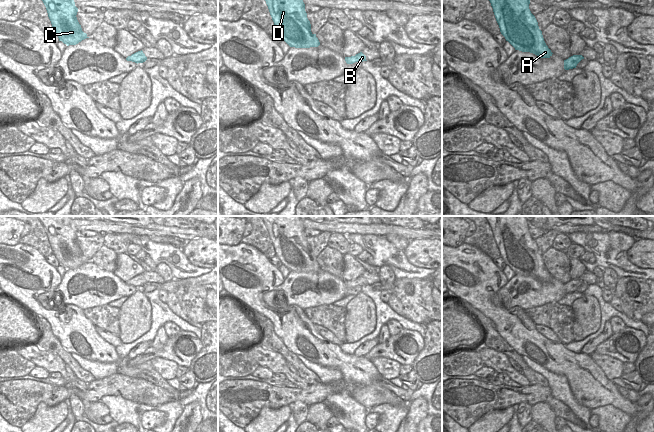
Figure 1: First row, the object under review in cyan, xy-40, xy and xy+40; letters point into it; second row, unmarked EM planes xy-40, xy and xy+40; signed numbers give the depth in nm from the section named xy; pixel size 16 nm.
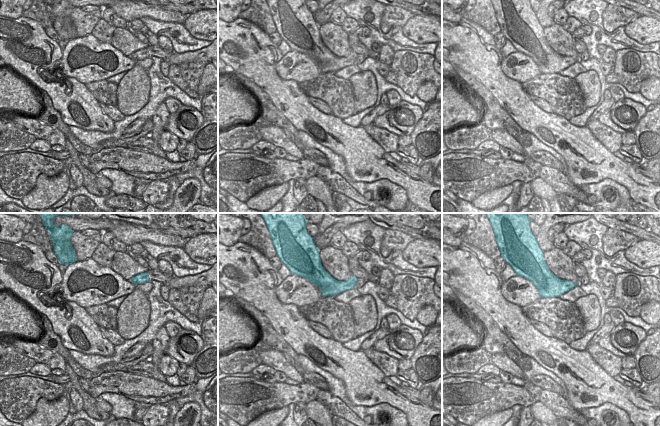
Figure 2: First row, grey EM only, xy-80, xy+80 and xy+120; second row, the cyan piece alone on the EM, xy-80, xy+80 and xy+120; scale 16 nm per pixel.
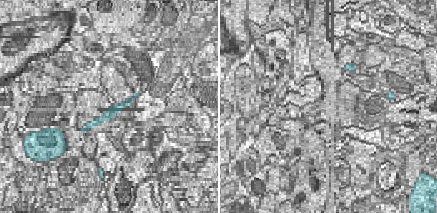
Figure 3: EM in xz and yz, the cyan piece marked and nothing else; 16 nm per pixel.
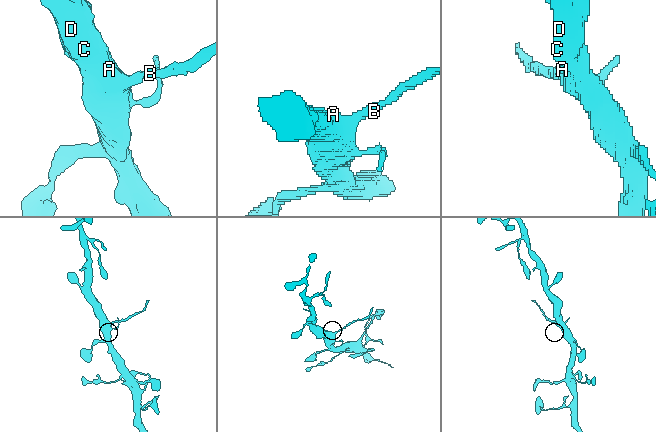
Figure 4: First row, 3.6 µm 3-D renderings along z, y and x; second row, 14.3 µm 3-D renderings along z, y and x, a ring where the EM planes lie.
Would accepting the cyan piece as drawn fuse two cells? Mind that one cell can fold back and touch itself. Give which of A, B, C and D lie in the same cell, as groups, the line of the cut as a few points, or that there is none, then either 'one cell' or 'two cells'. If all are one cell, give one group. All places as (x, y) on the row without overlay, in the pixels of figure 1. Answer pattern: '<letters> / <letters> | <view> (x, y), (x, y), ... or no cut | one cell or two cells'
A C D / B | xy (355, 280), (354, 285) | two cells

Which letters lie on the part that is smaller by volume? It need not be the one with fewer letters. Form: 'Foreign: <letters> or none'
Foreign: B

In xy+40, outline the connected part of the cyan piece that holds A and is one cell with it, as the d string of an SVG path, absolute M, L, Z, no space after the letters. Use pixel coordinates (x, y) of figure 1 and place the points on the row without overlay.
M485 216L487 219L501 258L515 274L530 276L541 282L550 282L551 274L546 269L542 255L535 240L529 233L530 224L524 216Z

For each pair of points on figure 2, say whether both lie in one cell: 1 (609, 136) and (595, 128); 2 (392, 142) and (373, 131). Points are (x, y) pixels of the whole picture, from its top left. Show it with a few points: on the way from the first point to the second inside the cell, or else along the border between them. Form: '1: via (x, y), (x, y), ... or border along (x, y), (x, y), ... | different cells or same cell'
1: via (606, 136), (598, 130) | same cell
2: via (387, 140), (378, 133) | same cell

